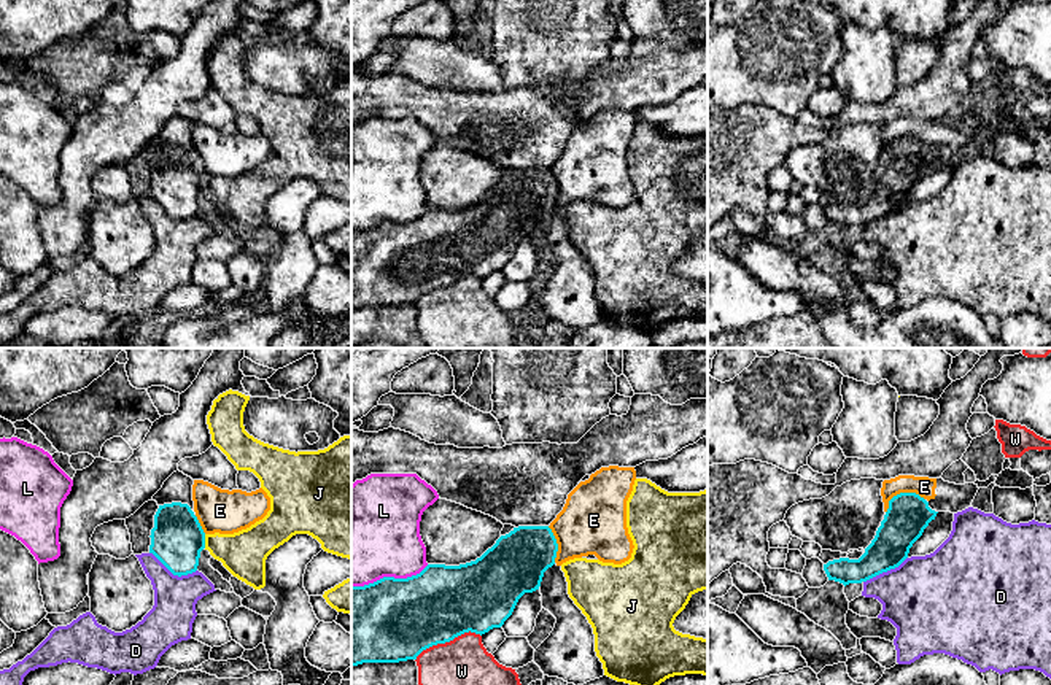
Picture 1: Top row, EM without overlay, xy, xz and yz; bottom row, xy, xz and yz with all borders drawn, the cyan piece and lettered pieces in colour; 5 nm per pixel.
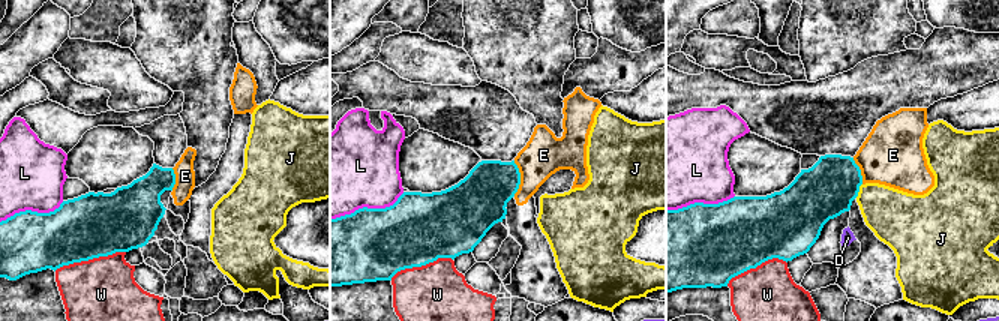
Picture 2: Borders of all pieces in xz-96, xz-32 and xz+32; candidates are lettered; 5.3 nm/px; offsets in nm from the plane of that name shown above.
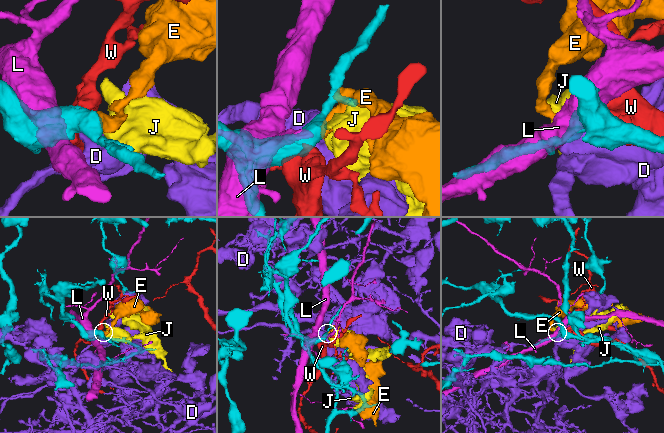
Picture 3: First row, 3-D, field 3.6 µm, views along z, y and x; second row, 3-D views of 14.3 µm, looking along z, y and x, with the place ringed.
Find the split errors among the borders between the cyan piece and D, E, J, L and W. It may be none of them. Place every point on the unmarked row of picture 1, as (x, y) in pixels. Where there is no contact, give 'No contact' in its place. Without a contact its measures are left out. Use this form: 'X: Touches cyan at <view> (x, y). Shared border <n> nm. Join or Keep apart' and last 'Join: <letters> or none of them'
D: Touches cyan at xy (174, 218). Shared border 260 nm. Keep apart
E: Touches cyan at yz (900, 137). Shared border 220 nm. Keep apart
J: Touches cyan at xy (204, 185). Shared border 70 nm. Keep apart
L: Touches cyan at xz (390, 221). Shared border 400 nm. Keep apart
W: Touches cyan at xz (447, 285). Shared border 360 nm. Keep apart
Join: none of them

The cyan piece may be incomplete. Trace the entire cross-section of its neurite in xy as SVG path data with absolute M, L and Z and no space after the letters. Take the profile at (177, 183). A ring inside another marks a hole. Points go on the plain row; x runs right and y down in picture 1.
M188 148L159 149L149 181L149 197L173 219L197 215L200 195L205 192L205 176Z

